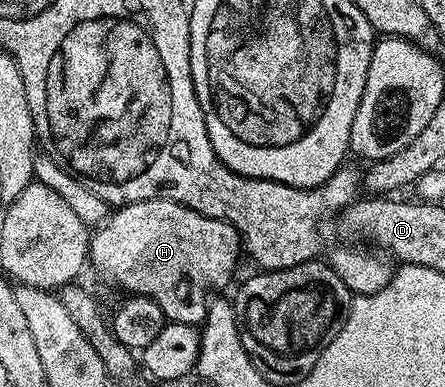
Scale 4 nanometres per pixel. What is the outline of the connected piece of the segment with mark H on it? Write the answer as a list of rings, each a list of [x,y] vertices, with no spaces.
[[[137,200],[133,204],[122,204],[116,210],[108,213],[108,219],[100,225],[89,237],[89,258],[88,263],[97,267],[97,272],[101,276],[106,276],[113,284],[118,284],[121,288],[126,288],[126,293],[146,296],[155,301],[159,306],[159,310],[163,310],[166,321],[175,323],[185,323],[196,326],[204,325],[207,315],[207,299],[205,295],[213,292],[216,288],[225,288],[229,284],[229,279],[233,276],[233,271],[237,268],[237,259],[242,259],[243,241],[241,235],[235,230],[235,226],[231,226],[226,220],[219,218],[211,218],[199,214],[195,210],[191,210],[187,206],[183,206],[179,202],[171,202],[170,200]]]

